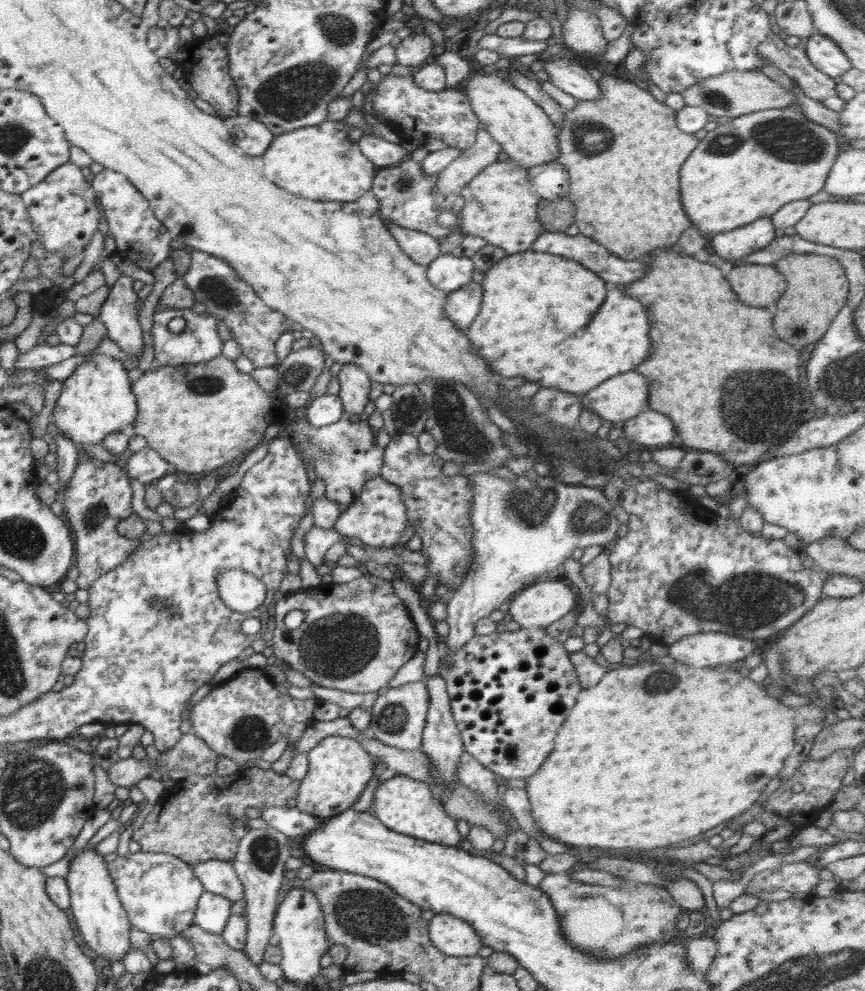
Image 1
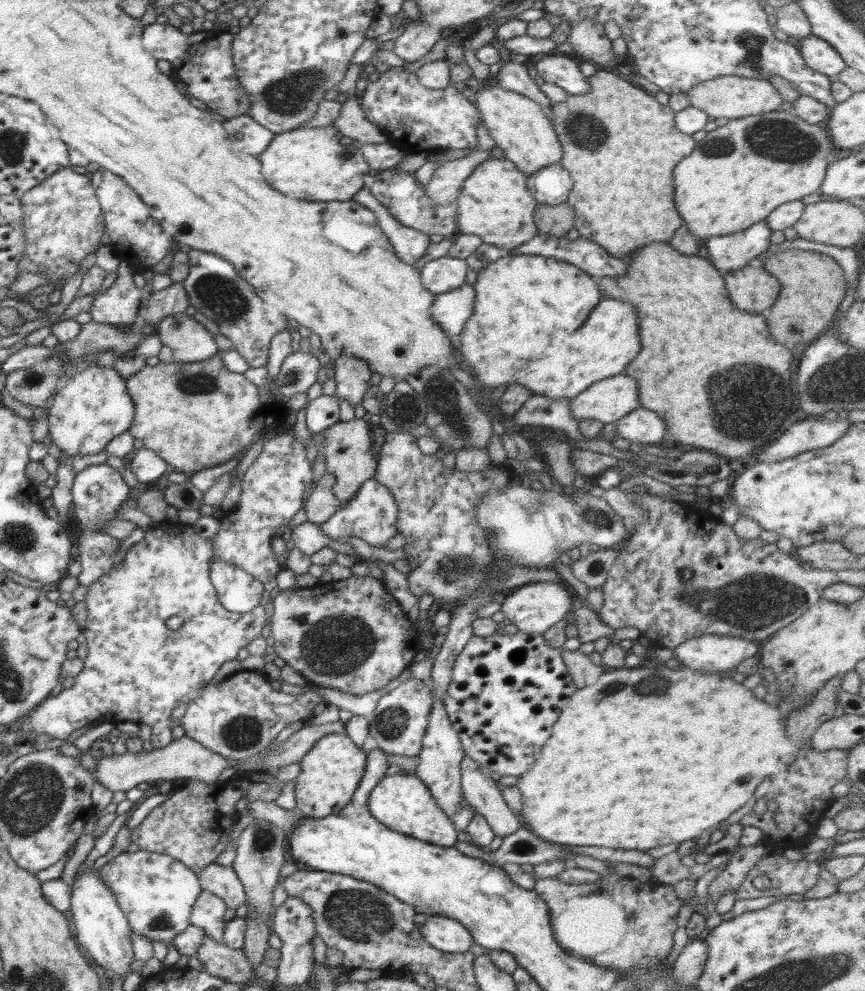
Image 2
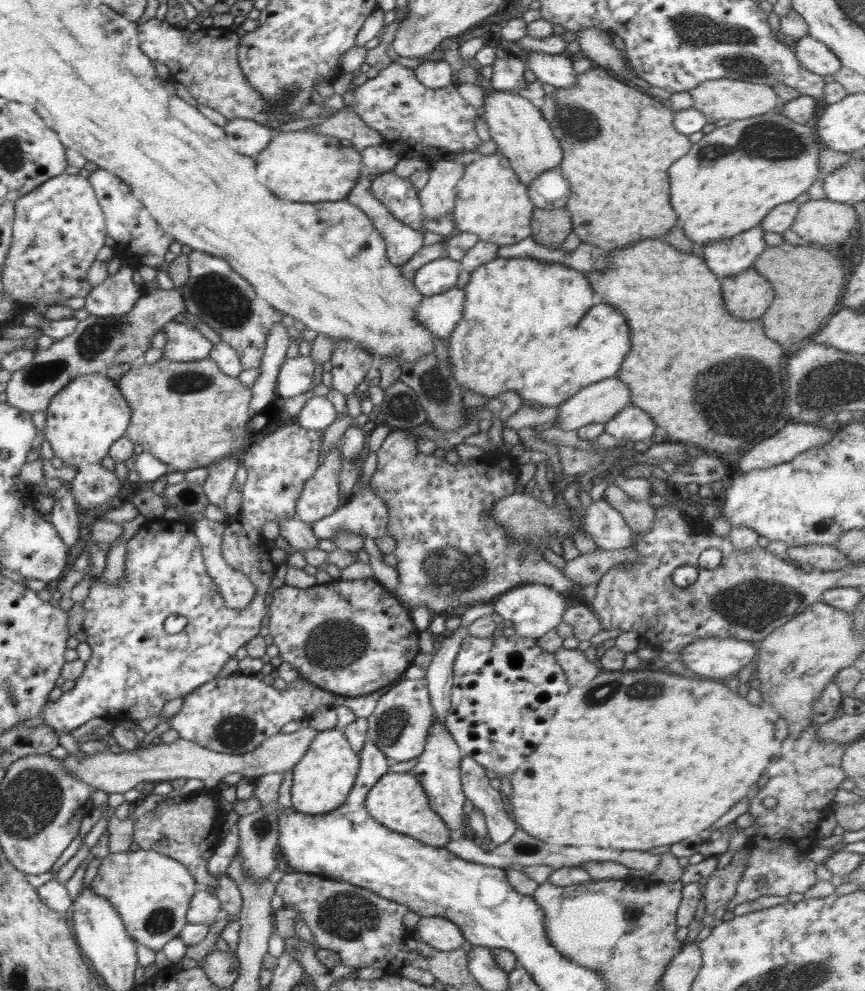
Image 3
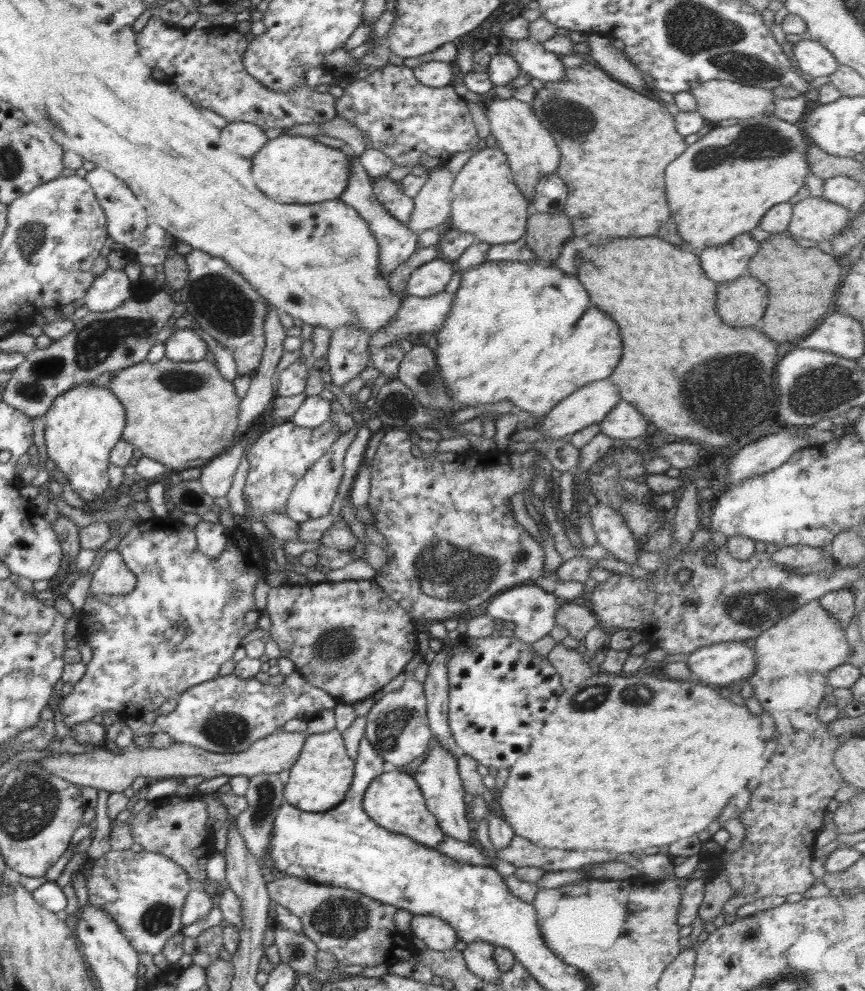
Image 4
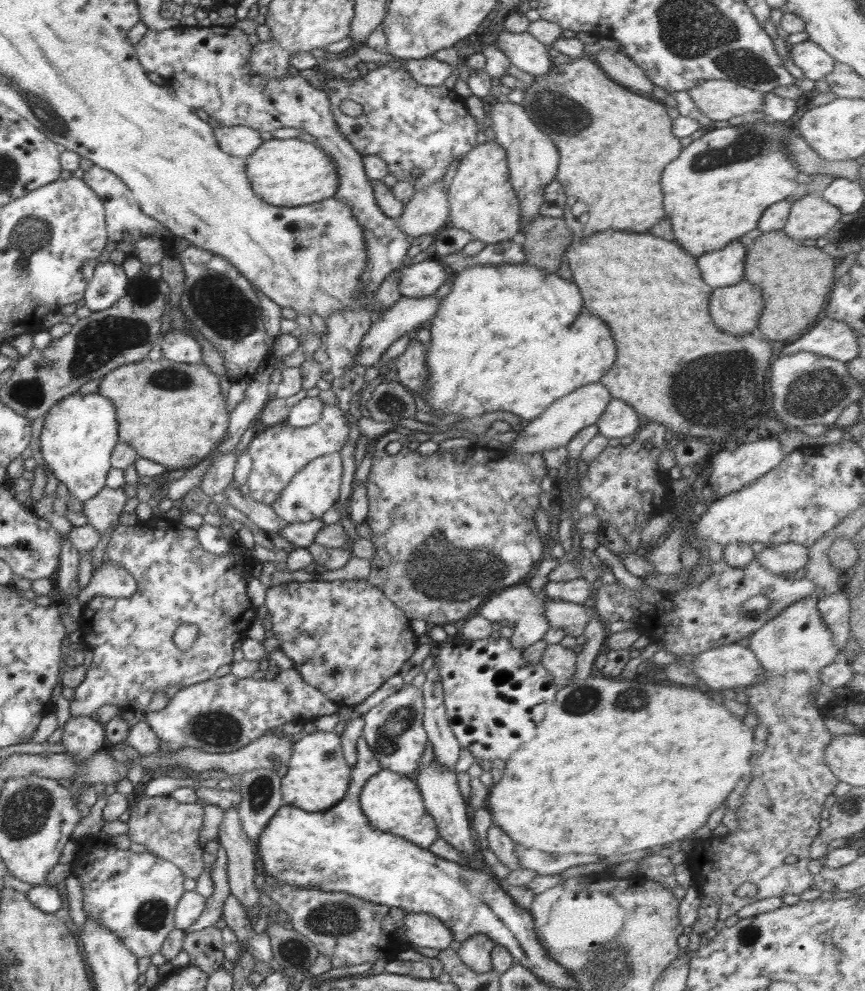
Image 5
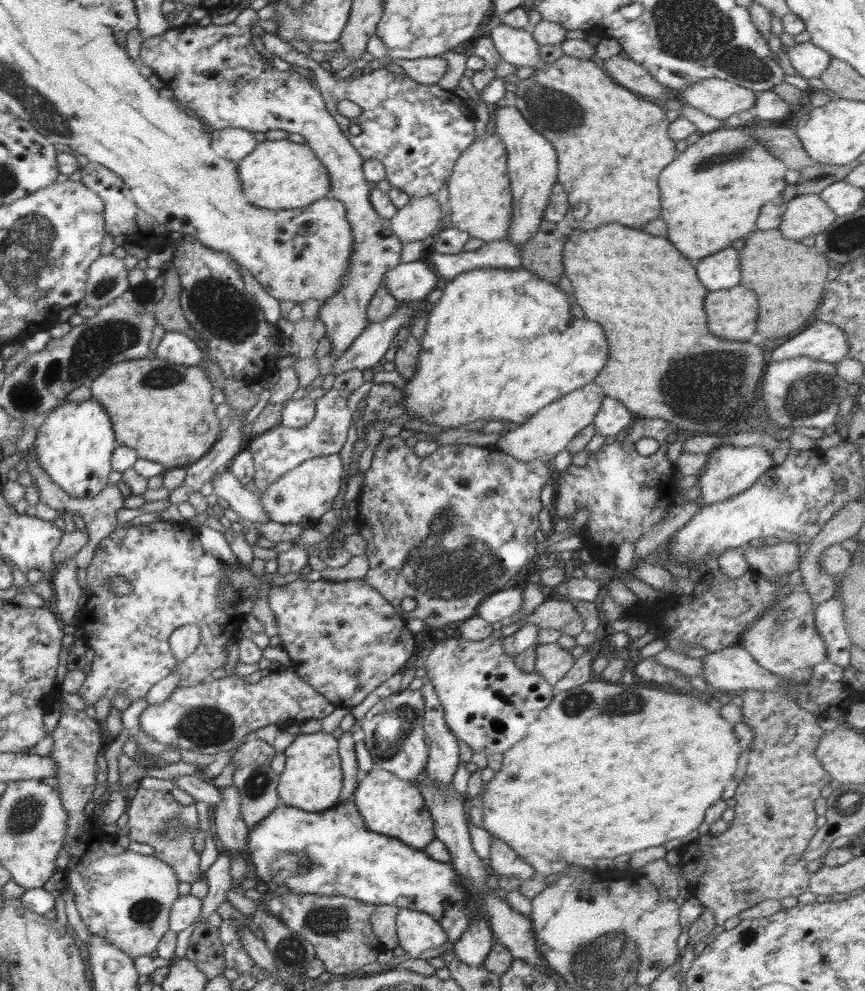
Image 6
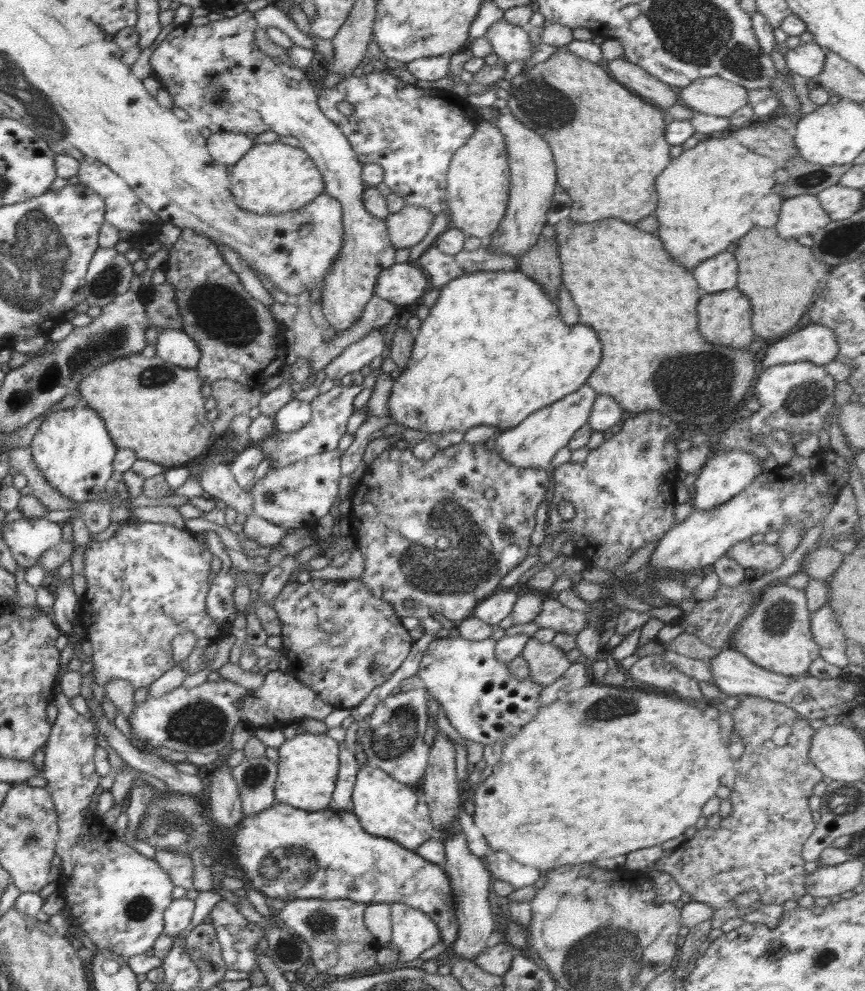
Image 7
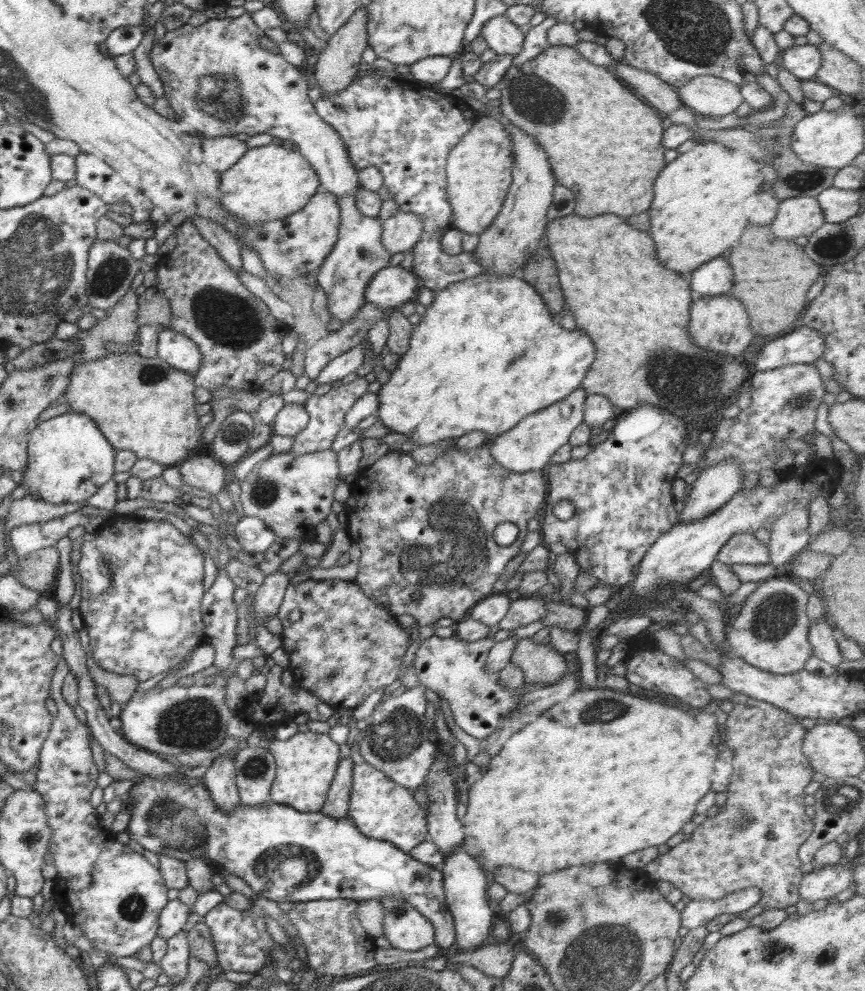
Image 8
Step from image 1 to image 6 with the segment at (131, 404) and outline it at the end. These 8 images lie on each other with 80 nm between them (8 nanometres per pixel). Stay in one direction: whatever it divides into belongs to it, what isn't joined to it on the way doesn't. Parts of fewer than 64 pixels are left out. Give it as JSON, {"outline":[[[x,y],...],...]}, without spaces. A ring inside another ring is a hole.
{"outline":[[[92,400],[78,402],[78,404],[76,402],[64,402],[60,407],[50,410],[44,423],[37,429],[37,437],[34,443],[37,462],[50,476],[51,481],[66,494],[79,499],[94,498],[108,484],[111,458],[117,444],[109,414],[100,403]]]}

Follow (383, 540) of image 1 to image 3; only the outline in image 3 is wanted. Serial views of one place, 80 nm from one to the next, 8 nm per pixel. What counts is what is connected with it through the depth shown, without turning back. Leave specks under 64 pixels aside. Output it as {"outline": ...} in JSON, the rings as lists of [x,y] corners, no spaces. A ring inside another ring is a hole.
{"outline":[[[362,486],[345,505],[330,516],[309,523],[314,536],[335,539],[340,534],[365,534],[368,538],[380,538],[387,534],[389,506],[369,486]]]}

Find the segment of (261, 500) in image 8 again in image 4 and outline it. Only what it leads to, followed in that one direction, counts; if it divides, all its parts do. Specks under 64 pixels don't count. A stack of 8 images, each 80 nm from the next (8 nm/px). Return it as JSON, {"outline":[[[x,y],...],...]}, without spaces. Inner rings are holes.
{"outline":[[[357,416],[357,422],[358,422],[358,425],[356,425],[356,426],[355,426],[355,428],[354,428],[354,429],[352,429],[352,428],[351,428],[351,429],[350,429],[350,430],[348,430],[348,431],[346,431],[346,432],[345,432],[345,433],[342,433],[342,434],[341,434],[341,435],[339,435],[339,437],[338,437],[338,438],[337,438],[337,439],[336,439],[336,442],[334,442],[334,444],[333,444],[333,446],[331,446],[331,447],[330,447],[330,448],[329,448],[329,449],[328,449],[328,452],[326,452],[326,454],[323,454],[323,455],[322,455],[322,458],[319,458],[319,459],[318,459],[318,460],[317,460],[317,461],[316,461],[316,462],[315,462],[315,463],[314,463],[314,464],[313,464],[313,465],[312,465],[312,466],[311,466],[311,467],[310,467],[310,468],[309,468],[309,469],[308,469],[308,470],[307,470],[307,471],[306,471],[306,474],[303,474],[303,475],[302,475],[302,478],[299,478],[299,479],[298,479],[298,482],[297,482],[297,483],[296,483],[296,484],[295,484],[295,485],[294,485],[294,488],[293,488],[293,489],[292,489],[292,490],[291,490],[291,493],[290,493],[290,496],[289,496],[289,497],[288,497],[288,500],[287,500],[287,501],[286,501],[286,504],[285,504],[285,513],[286,513],[286,514],[287,514],[287,516],[288,516],[288,517],[290,517],[290,518],[291,518],[291,519],[292,519],[292,520],[295,520],[295,521],[296,521],[296,522],[300,522],[300,523],[301,523],[301,522],[306,522],[306,521],[311,521],[311,520],[314,520],[314,519],[315,519],[315,518],[320,518],[320,517],[321,517],[321,516],[324,516],[324,515],[328,515],[328,514],[330,514],[330,513],[329,513],[329,512],[330,512],[330,508],[331,508],[331,506],[332,506],[332,503],[333,503],[333,502],[334,502],[334,498],[336,498],[336,494],[338,494],[338,486],[340,486],[340,482],[342,482],[342,474],[343,474],[343,472],[344,472],[344,465],[342,465],[342,463],[343,463],[343,460],[344,460],[344,455],[345,455],[345,452],[346,452],[346,449],[347,449],[347,448],[348,448],[348,447],[349,447],[349,446],[350,446],[350,444],[351,444],[351,443],[352,443],[352,442],[353,442],[353,441],[354,441],[354,439],[355,439],[355,438],[356,438],[356,435],[357,435],[357,432],[358,432],[358,430],[359,430],[359,428],[358,428],[358,426],[359,426],[359,424],[360,424],[360,422],[361,422],[361,419],[359,419],[359,417],[358,417],[358,416]]]}

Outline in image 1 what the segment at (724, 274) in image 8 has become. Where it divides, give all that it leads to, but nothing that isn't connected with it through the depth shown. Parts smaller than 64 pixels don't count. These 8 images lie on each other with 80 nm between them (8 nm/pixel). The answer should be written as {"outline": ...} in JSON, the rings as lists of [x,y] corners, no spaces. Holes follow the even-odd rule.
{"outline":[[[764,217],[709,237],[710,252],[722,259],[740,259],[768,246],[776,238],[771,217]]]}

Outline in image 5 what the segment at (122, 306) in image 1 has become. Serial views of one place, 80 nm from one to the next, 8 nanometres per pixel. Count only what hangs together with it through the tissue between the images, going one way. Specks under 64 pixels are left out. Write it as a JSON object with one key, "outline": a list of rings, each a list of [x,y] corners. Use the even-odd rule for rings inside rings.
{"outline":[[[110,259],[98,264],[83,296],[85,306],[92,312],[110,308],[119,298],[128,294],[132,283],[122,266],[113,264]]]}

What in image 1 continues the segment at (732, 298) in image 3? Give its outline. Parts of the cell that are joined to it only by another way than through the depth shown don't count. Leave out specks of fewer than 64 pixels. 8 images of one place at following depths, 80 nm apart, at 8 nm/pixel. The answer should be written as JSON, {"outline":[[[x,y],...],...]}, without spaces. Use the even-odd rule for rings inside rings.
{"outline":[[[740,265],[724,274],[738,300],[748,306],[773,307],[788,286],[785,276],[773,265]]]}

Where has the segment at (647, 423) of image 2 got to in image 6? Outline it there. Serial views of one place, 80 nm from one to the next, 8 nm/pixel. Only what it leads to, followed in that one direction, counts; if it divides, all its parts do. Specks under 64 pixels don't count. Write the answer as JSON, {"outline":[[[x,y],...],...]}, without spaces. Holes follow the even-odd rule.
{"outline":[[[606,397],[594,416],[593,425],[602,436],[612,436],[628,430],[636,416],[622,403],[614,398]]]}

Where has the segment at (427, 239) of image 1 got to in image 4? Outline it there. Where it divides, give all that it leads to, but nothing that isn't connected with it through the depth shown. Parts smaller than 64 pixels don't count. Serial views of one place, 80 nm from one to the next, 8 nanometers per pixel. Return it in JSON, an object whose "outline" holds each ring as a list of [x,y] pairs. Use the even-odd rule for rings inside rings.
{"outline":[[[354,157],[352,166],[350,166],[350,178],[348,178],[348,186],[344,190],[344,194],[338,200],[351,206],[358,214],[368,223],[369,231],[378,240],[380,245],[380,271],[383,274],[392,273],[400,264],[404,263],[408,258],[416,253],[418,233],[412,232],[405,223],[394,218],[373,194],[374,179],[366,173],[366,170],[360,166],[358,157]]]}

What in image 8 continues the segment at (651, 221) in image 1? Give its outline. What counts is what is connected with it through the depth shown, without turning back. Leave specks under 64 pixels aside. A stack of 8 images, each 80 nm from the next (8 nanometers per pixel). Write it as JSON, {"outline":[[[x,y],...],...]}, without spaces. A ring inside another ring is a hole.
{"outline":[[[550,45],[549,48],[545,48],[535,58],[526,61],[521,66],[515,67],[512,65],[509,67],[504,76],[498,81],[498,84],[495,84],[493,88],[500,90],[501,94],[499,98],[500,106],[498,110],[495,111],[495,114],[504,122],[512,123],[512,125],[518,127],[518,129],[522,129],[522,131],[530,135],[530,137],[534,137],[536,143],[546,151],[557,184],[568,188],[568,190],[574,194],[576,201],[575,209],[573,210],[574,213],[584,218],[598,216],[602,213],[615,214],[616,216],[624,218],[647,212],[652,200],[654,200],[653,186],[655,179],[659,176],[658,172],[667,166],[665,162],[665,152],[661,149],[665,116],[660,114],[658,110],[652,108],[637,95],[630,93],[630,90],[622,85],[622,82],[618,80],[618,76],[616,76],[612,69],[588,62],[574,47]]]}

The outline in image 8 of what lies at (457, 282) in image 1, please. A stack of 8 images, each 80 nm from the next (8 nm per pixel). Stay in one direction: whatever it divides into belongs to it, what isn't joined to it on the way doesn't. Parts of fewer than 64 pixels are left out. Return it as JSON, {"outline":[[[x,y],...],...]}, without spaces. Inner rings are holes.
{"outline":[[[389,266],[370,279],[365,288],[365,302],[378,308],[400,308],[418,294],[420,282],[410,268]]]}

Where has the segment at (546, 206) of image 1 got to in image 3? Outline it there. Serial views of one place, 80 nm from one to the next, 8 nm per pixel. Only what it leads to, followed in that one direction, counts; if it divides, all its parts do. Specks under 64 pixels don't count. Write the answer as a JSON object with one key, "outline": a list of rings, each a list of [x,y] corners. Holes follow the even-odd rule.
{"outline":[[[535,208],[531,218],[531,237],[544,246],[561,246],[573,232],[571,214],[565,208]]]}

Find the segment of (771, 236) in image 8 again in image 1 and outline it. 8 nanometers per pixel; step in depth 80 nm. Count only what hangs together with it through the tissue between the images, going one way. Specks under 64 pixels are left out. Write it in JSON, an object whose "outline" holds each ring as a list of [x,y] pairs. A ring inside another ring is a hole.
{"outline":[[[802,253],[788,254],[773,266],[785,276],[788,283],[783,295],[772,307],[776,334],[798,349],[814,344],[822,338],[838,311],[846,304],[849,282],[842,264],[830,256]]]}

